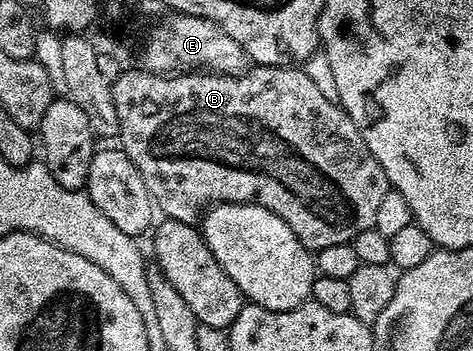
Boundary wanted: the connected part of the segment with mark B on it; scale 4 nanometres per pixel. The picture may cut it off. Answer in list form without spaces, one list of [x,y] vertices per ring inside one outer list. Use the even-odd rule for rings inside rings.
[[[256,64],[251,68],[245,69],[237,75],[209,74],[207,72],[155,74],[143,68],[137,68],[137,70],[124,68],[118,78],[111,81],[114,109],[118,112],[118,124],[120,125],[119,145],[126,152],[126,156],[130,156],[130,160],[134,160],[138,172],[142,172],[142,180],[146,180],[146,188],[150,192],[153,203],[159,209],[161,206],[168,213],[165,215],[173,222],[196,224],[201,221],[202,211],[209,204],[255,202],[257,206],[264,206],[270,212],[274,212],[274,216],[286,220],[286,224],[290,224],[290,232],[294,232],[294,236],[298,236],[300,243],[309,252],[319,252],[322,248],[332,247],[333,244],[351,243],[352,239],[358,236],[358,232],[373,229],[376,225],[382,196],[386,196],[390,187],[382,164],[378,164],[378,160],[374,160],[374,156],[370,152],[366,140],[358,132],[354,120],[350,120],[350,116],[339,101],[322,96],[322,91],[314,85],[314,80],[310,80],[310,76],[306,76],[304,69],[297,68],[292,64],[286,66]]]

